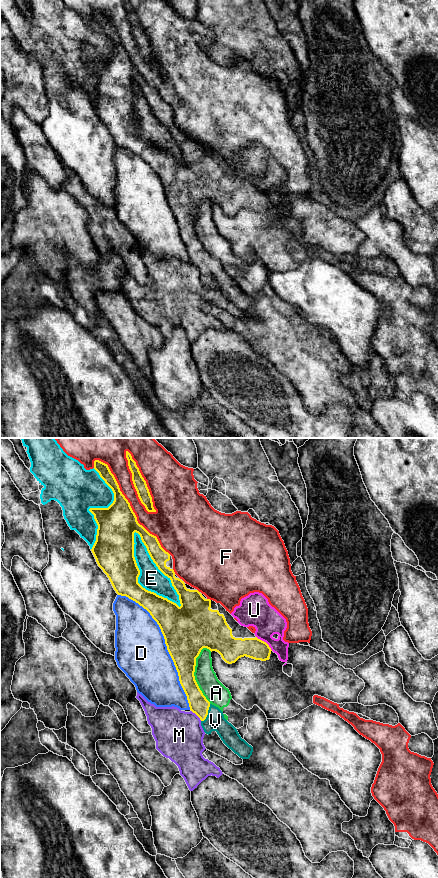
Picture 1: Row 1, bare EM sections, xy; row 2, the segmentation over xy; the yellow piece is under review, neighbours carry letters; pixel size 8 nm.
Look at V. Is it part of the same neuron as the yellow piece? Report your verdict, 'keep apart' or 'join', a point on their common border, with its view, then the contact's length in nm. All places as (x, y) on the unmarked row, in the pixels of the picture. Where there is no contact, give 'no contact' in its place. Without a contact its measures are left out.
join; meets yellow in xy at (207, 265); contact 160 nm long

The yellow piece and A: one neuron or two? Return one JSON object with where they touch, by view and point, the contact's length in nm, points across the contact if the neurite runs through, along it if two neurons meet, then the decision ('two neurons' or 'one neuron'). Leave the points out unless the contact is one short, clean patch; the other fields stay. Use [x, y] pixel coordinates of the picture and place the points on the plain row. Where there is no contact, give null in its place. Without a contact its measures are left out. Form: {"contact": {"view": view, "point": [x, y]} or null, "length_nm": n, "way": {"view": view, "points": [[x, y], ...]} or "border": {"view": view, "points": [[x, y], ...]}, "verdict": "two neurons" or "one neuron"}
{"contact": {"view": "xy", "point": [193, 227]}, "length_nm": 460, "verdict": "two neurons"}

